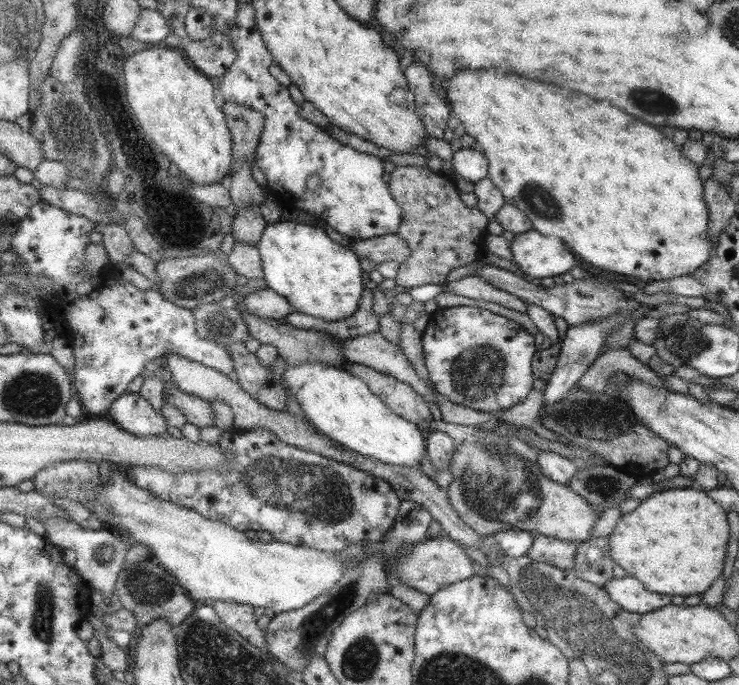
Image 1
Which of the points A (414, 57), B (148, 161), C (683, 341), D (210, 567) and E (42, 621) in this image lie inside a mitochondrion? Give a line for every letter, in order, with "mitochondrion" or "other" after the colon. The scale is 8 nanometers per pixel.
A: other
B: other
C: mitochondrion
D: other
E: mitochondrion

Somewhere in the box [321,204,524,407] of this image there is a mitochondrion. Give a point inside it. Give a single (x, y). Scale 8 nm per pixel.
(477, 373)

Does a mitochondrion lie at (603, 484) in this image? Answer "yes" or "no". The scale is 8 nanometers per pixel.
yes

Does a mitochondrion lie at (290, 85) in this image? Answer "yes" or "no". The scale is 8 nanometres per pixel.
no

